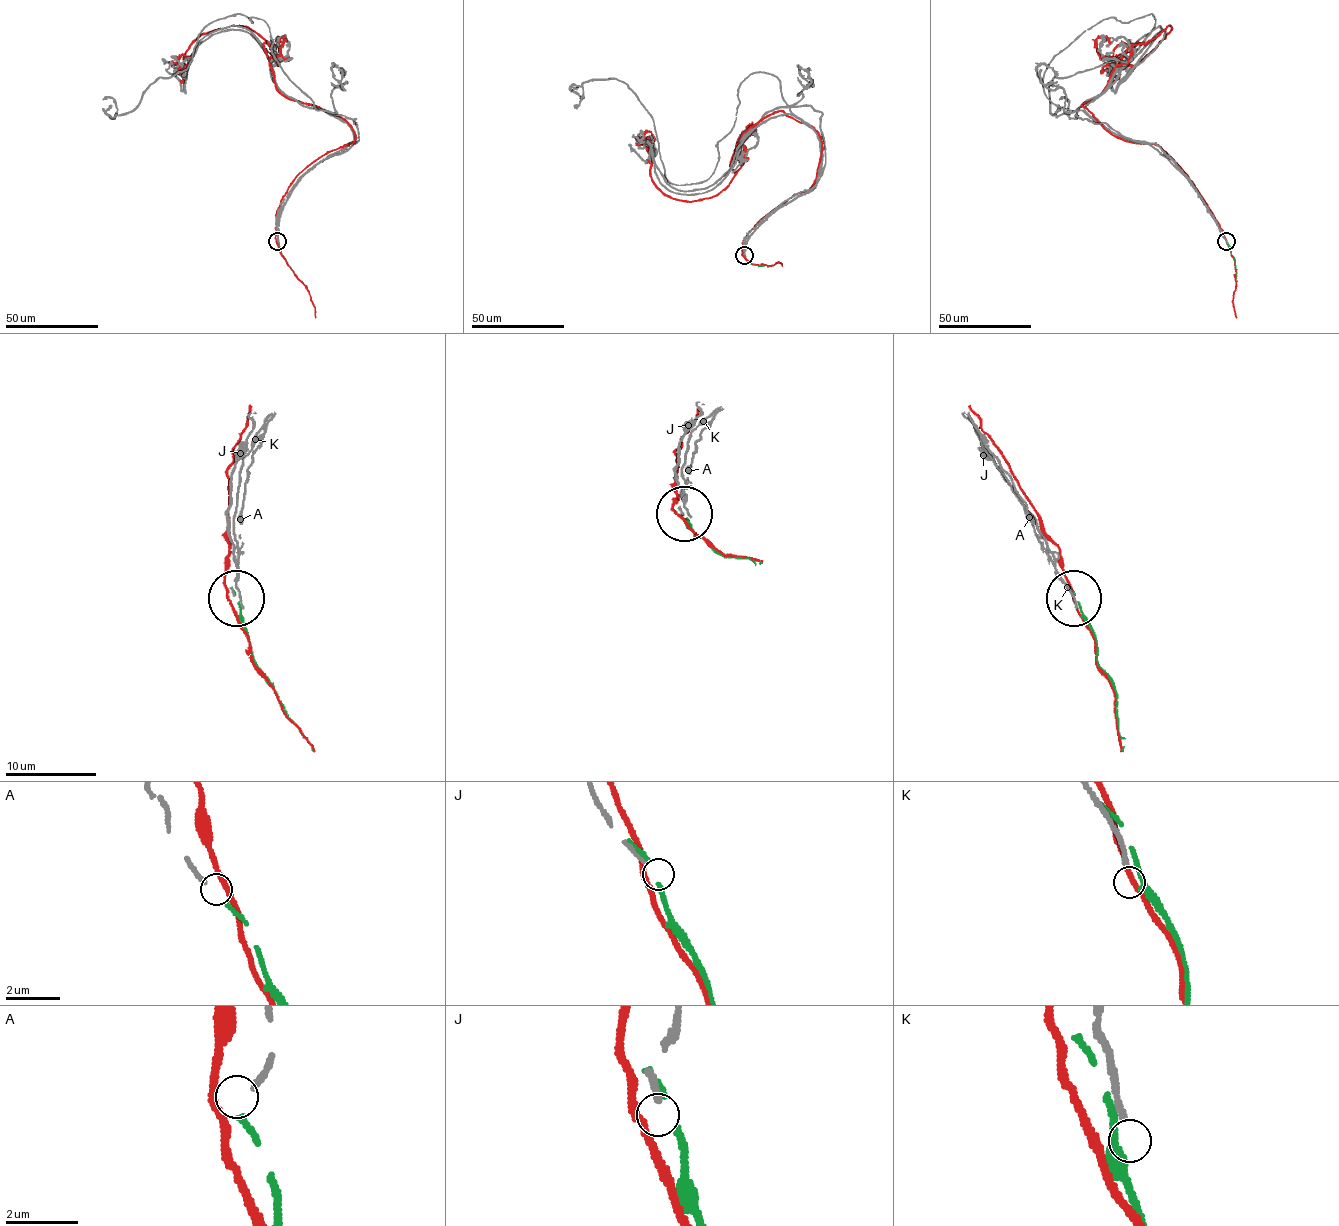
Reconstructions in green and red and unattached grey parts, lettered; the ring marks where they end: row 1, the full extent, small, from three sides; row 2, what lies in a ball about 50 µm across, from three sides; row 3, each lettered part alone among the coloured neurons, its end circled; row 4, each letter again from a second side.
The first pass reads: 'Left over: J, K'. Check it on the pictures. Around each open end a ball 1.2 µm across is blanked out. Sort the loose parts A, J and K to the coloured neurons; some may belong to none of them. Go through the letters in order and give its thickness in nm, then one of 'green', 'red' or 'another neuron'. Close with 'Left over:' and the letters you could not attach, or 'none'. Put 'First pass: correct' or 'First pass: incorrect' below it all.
A: 160 nm | green
J: 170 nm | another neuron
K: 170 nm | another neuron
Left over: J, K
First pass: correct

